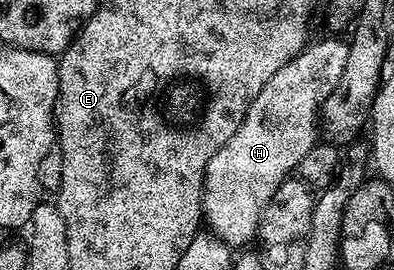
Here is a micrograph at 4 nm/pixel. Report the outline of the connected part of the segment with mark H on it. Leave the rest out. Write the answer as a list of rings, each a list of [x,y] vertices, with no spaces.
[[[321,38],[318,42],[310,41],[300,54],[296,54],[255,96],[255,100],[249,105],[247,116],[243,124],[211,156],[211,160],[205,169],[205,197],[203,199],[203,222],[213,234],[217,235],[230,248],[245,246],[249,241],[257,238],[257,230],[261,226],[261,217],[279,184],[283,184],[298,169],[300,162],[307,152],[319,142],[319,111],[324,102],[332,94],[332,90],[339,84],[343,76],[343,68],[346,67],[349,42],[340,42],[337,38]]]

